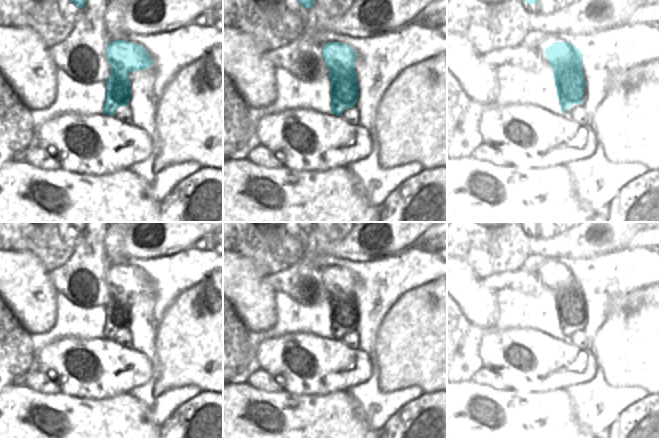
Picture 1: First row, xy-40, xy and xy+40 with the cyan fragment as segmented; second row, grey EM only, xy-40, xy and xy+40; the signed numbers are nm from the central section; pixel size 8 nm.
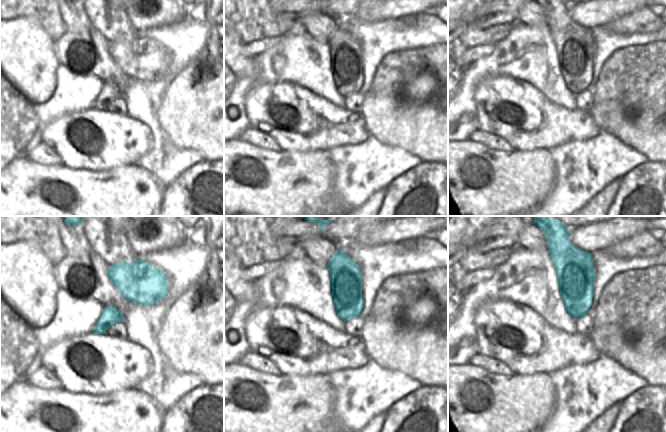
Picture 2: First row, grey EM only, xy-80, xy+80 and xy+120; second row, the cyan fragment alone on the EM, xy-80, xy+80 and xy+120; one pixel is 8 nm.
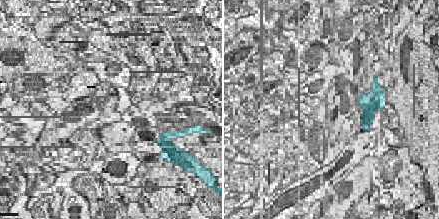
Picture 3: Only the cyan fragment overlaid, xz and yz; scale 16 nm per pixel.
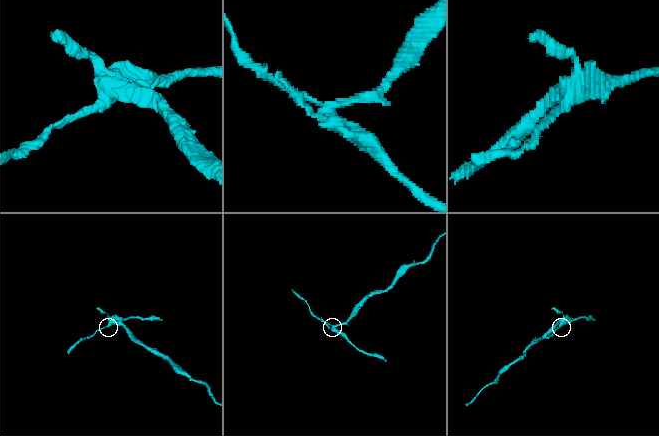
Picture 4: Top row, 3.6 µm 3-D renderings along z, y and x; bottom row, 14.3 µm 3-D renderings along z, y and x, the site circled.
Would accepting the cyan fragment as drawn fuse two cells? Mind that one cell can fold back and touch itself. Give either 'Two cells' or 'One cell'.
Two cells.

